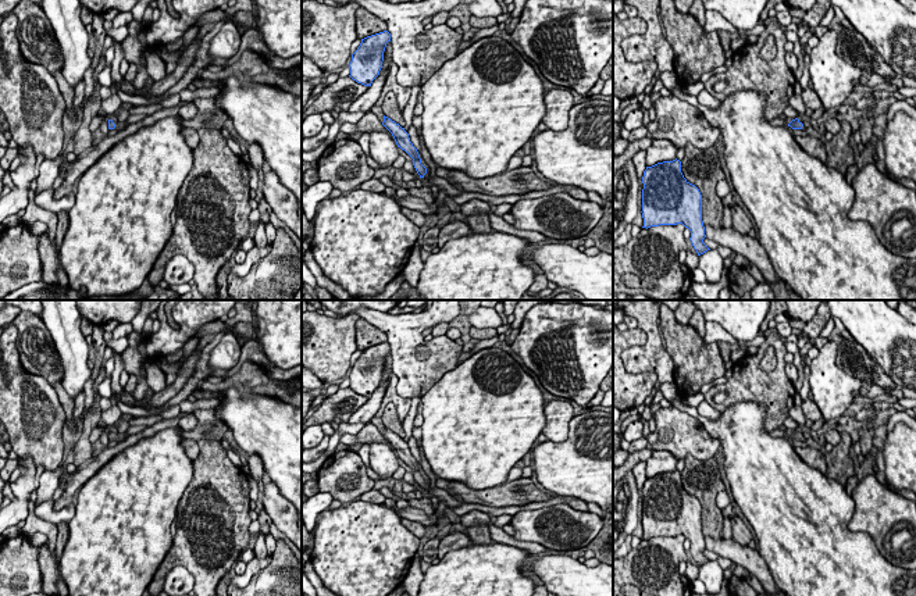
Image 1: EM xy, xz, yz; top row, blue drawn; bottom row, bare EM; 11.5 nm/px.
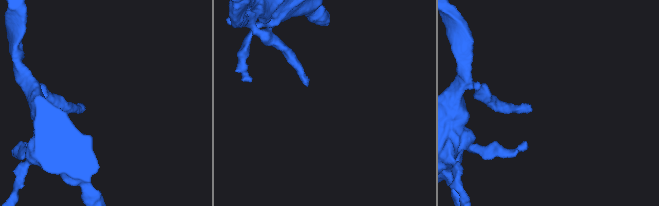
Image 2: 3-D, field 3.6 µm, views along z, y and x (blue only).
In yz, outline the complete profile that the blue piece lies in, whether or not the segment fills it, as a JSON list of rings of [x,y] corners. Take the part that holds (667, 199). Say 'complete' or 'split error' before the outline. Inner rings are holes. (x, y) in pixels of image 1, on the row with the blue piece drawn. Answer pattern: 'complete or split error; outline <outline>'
complete; outline [[[663,161],[652,167],[646,167],[642,176],[642,218],[644,226],[677,225],[682,224],[691,231],[691,243],[698,256],[710,250],[705,243],[705,226],[702,221],[702,194],[699,189],[689,183],[681,172],[681,161]]]

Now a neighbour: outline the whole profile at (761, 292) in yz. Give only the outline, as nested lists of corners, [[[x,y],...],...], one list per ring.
[[[758,282],[758,285],[751,290],[751,300],[776,300],[776,296],[769,285]]]

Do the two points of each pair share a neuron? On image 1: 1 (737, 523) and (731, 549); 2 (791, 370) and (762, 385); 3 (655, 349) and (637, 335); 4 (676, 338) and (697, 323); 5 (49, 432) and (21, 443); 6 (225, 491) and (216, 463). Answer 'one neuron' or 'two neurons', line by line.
1: two neurons
2: two neurons
3: two neurons
4: two neurons
5: one neuron
6: one neuron

